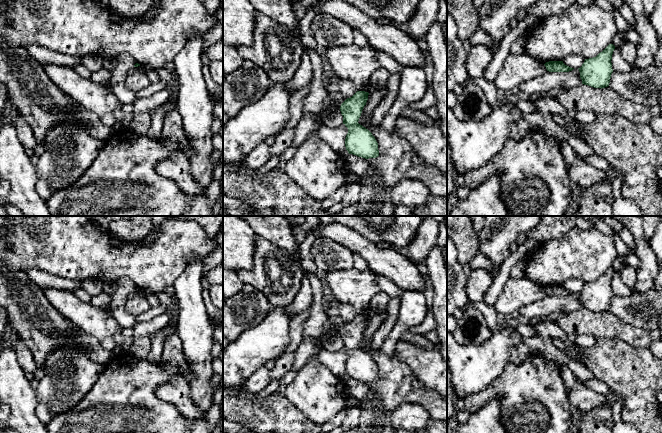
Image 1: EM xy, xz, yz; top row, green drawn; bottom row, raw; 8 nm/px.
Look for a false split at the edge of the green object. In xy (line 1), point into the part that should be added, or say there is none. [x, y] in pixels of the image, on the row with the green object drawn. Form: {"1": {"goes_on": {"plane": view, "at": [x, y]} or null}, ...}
{"1": {"goes_on": null}}

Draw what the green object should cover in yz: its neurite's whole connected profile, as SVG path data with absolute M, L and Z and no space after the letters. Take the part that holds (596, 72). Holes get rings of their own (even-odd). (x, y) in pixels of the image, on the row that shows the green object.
M609 44L596 57L585 59L579 69L582 84L594 88L605 88L609 86L612 69L612 54L615 49Z

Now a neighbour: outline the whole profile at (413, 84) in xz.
M405 66L400 73L400 86L397 98L381 122L388 132L396 132L396 118L408 104L420 101L427 90L427 79L424 68Z

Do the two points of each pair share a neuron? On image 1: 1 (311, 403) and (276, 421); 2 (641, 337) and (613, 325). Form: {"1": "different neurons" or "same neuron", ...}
{"1": "different neurons", "2": "same neuron"}

